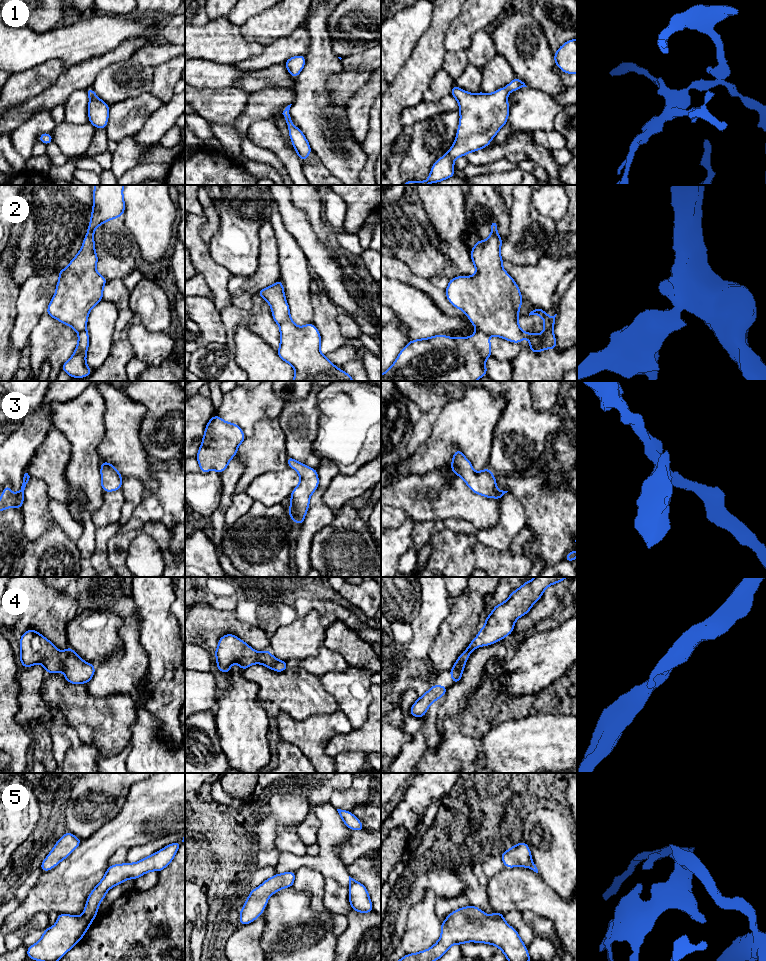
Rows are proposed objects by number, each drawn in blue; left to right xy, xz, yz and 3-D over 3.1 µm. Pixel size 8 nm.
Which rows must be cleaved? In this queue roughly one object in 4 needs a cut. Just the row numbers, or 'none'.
2

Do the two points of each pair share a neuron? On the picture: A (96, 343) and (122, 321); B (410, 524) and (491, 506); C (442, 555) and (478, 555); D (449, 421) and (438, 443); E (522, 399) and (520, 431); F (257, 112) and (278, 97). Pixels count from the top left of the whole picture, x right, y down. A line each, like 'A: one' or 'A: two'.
A: two
B: two
C: one
D: one
E: one
F: one

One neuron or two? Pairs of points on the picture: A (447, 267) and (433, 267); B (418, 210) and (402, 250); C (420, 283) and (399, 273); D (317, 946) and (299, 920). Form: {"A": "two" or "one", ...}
{"A": "one", "B": "one", "C": "one", "D": "one"}

